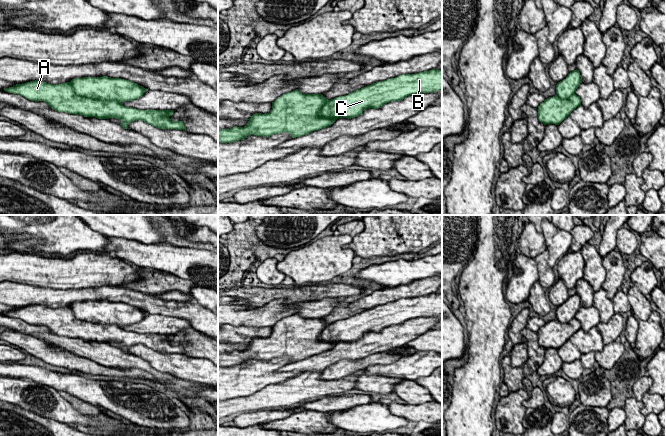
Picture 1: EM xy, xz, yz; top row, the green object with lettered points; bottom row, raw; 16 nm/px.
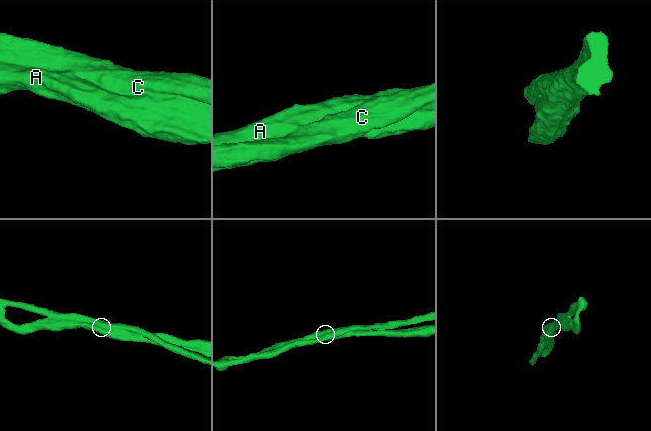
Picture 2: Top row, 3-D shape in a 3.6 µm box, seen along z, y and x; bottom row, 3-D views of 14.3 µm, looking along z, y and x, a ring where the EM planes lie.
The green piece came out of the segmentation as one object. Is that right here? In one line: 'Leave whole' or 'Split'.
Leave whole

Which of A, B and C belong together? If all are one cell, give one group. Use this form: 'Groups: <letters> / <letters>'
Groups: A B C

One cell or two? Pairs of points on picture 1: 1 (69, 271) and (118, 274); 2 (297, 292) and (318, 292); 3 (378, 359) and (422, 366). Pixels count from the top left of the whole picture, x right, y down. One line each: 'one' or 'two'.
1: one
2: one
3: two

